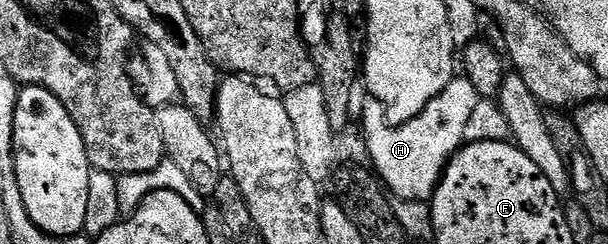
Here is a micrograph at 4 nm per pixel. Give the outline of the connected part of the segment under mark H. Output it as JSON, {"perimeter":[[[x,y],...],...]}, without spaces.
{"perimeter":[[[464,75],[453,77],[451,83],[425,107],[417,117],[410,119],[404,125],[390,125],[384,115],[382,103],[375,99],[368,99],[365,103],[364,116],[362,118],[362,128],[369,148],[371,168],[376,177],[386,186],[387,192],[393,198],[400,198],[406,201],[425,201],[431,198],[440,181],[440,175],[444,172],[448,161],[465,144],[464,134],[466,123],[470,120],[470,115],[474,112],[475,105],[482,100],[474,89],[474,84]]]}

